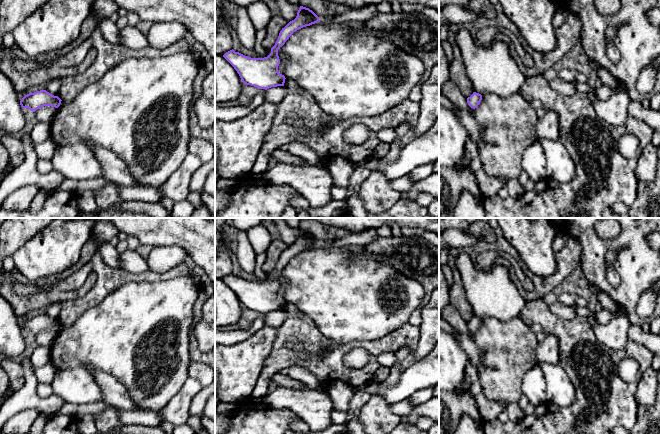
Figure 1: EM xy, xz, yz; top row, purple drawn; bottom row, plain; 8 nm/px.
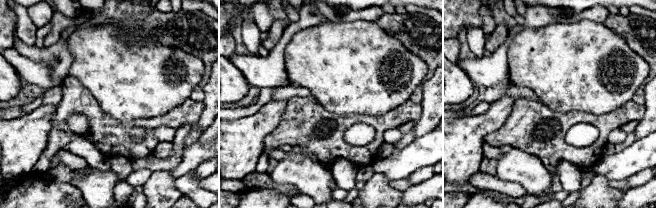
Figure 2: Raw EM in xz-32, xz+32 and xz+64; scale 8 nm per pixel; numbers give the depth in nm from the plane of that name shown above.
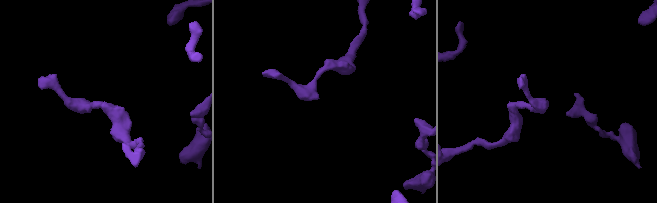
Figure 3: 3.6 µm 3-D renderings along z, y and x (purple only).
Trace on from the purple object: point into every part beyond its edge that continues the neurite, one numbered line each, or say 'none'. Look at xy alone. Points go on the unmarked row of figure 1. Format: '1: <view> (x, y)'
none

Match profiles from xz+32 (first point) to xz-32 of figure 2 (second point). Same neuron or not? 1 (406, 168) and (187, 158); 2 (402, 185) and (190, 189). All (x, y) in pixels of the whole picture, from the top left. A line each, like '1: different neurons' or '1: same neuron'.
1: same neuron
2: same neuron

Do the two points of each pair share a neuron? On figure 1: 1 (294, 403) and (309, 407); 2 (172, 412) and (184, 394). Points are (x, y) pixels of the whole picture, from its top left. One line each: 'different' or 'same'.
1: same
2: same

